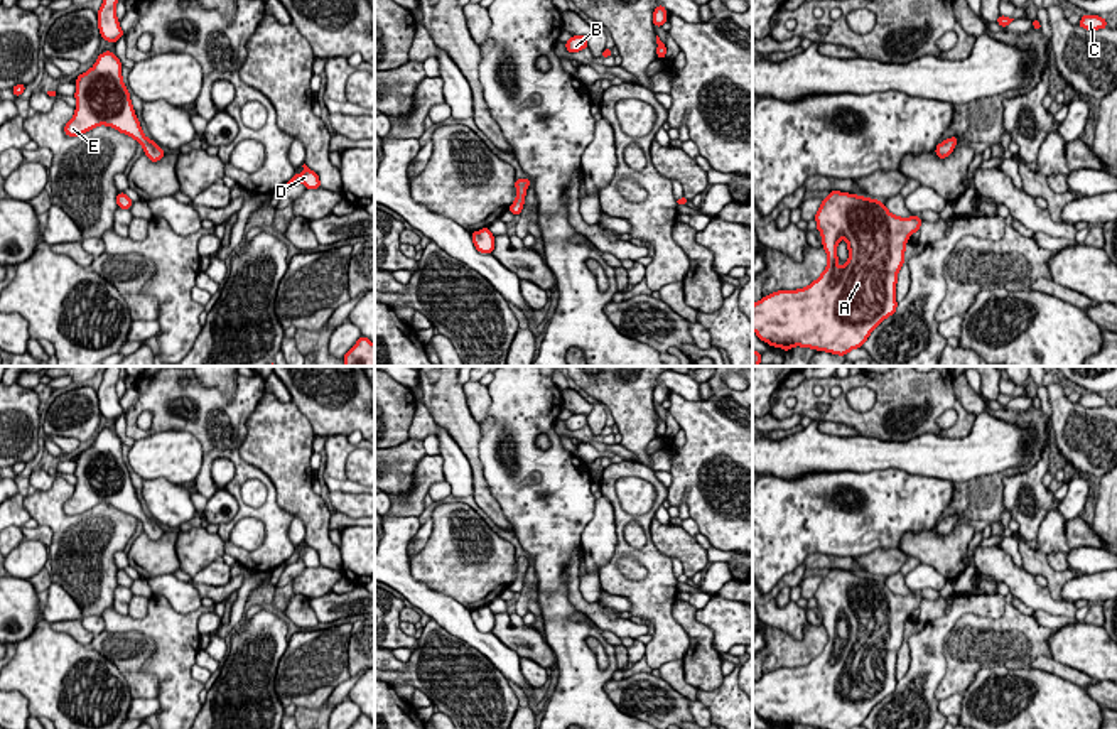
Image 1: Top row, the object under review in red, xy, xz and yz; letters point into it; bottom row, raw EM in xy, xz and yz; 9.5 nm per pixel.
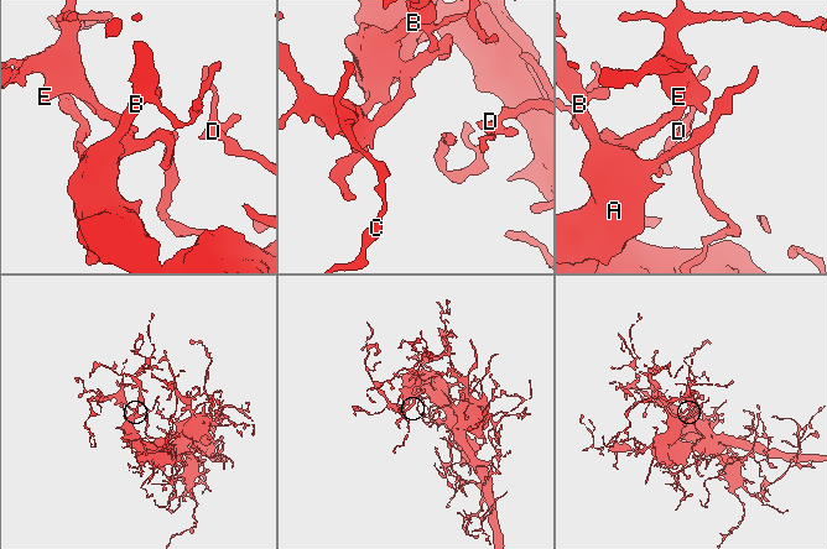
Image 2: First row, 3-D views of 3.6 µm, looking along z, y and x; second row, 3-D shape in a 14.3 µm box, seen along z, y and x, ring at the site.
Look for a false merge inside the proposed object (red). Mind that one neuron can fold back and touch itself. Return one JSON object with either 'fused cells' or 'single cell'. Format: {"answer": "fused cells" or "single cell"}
{"answer": "single cell"}

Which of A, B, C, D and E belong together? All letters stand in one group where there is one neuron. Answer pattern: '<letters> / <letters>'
A B C D E

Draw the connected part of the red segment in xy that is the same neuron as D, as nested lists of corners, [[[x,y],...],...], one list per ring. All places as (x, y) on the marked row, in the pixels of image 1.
[[[305,164],[302,167],[304,172],[294,174],[294,177],[285,186],[290,187],[297,182],[302,182],[305,189],[319,189],[321,187],[319,176],[314,170],[310,170]]]

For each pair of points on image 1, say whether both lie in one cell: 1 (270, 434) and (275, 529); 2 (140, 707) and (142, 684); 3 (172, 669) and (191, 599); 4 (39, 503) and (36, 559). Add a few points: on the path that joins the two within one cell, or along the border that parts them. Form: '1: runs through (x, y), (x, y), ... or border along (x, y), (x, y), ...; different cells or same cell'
1: border along (243, 459), (270, 480), (275, 502), (294, 517); different cells
2: border along (134, 697), (156, 699); different cells
3: border along (152, 594), (181, 613), (203, 606); different cells
4: border along (46, 547), (49, 557); different cells

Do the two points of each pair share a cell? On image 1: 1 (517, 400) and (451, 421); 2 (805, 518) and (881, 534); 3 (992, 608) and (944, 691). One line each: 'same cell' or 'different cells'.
1: different cells
2: same cell
3: different cells

